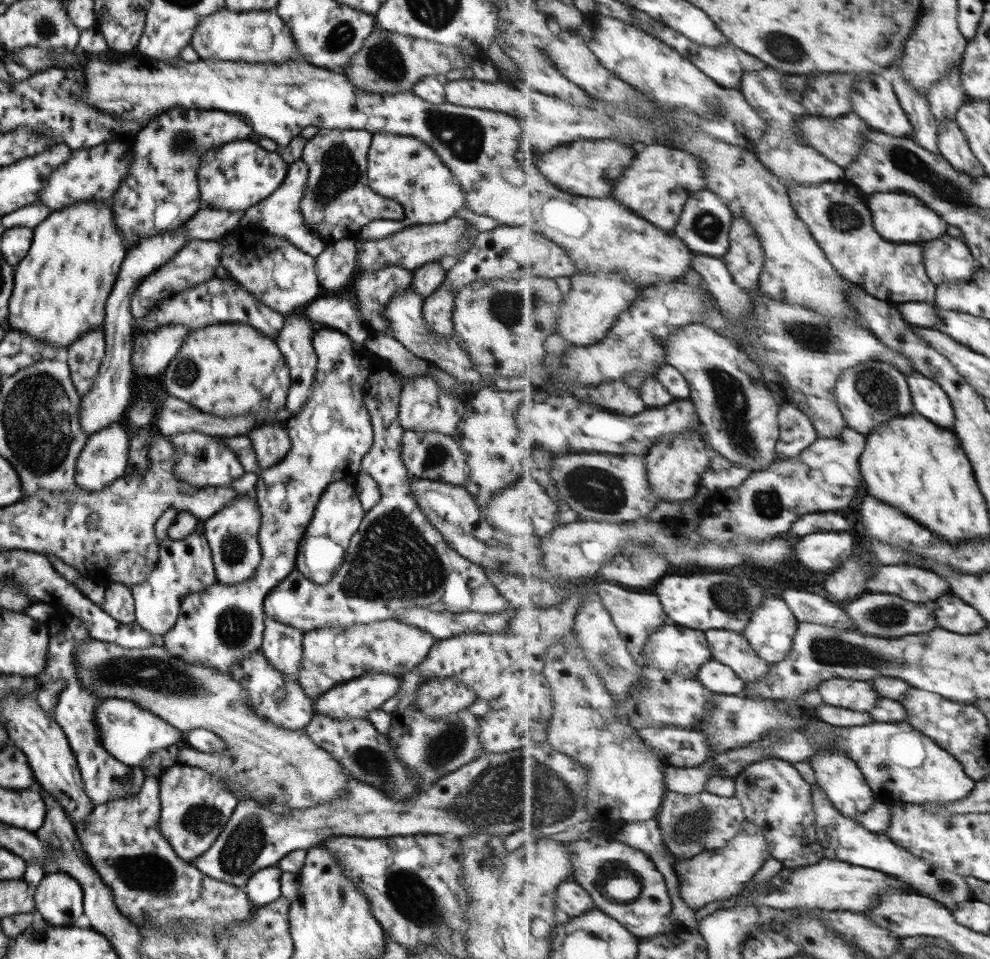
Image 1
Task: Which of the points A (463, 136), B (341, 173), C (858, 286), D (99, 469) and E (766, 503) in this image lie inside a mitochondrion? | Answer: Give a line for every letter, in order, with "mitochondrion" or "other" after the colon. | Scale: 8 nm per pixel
A: mitochondrion
B: mitochondrion
C: other
D: other
E: mitochondrion

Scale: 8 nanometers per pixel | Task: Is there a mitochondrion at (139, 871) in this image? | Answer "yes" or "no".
yes

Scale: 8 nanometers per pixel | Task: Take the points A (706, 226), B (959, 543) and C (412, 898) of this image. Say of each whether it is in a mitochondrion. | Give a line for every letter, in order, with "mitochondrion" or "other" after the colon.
A: mitochondrion
B: other
C: mitochondrion

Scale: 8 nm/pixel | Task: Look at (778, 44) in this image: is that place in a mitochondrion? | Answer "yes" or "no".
yes

